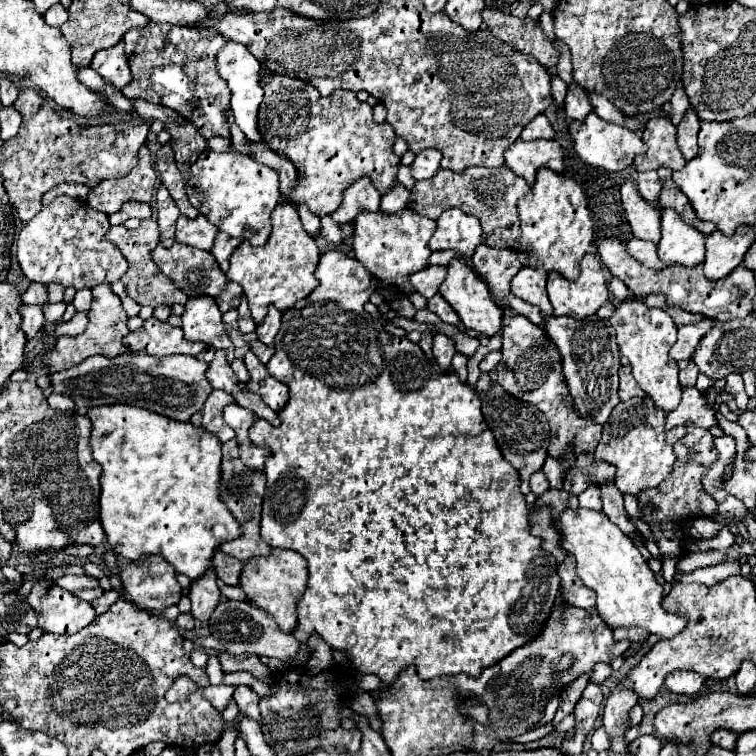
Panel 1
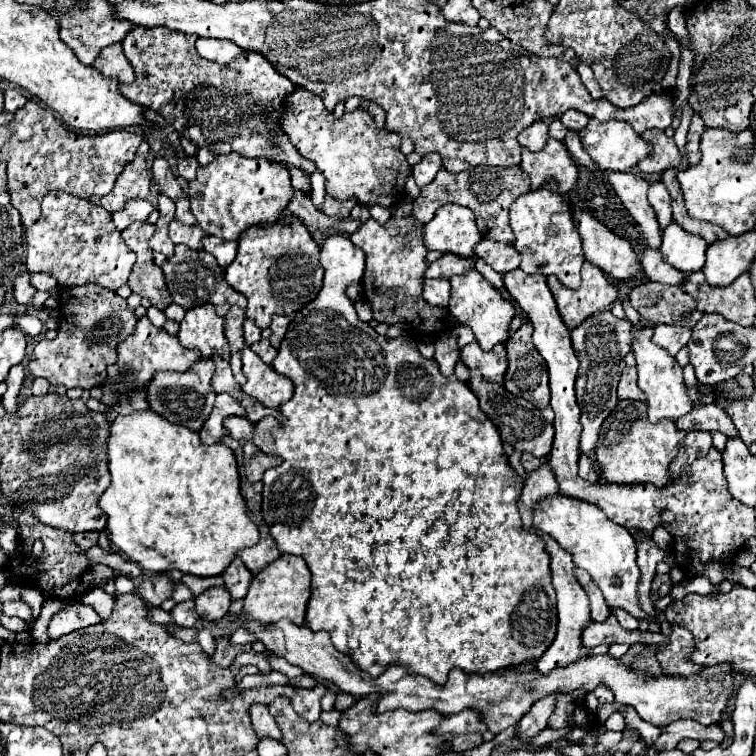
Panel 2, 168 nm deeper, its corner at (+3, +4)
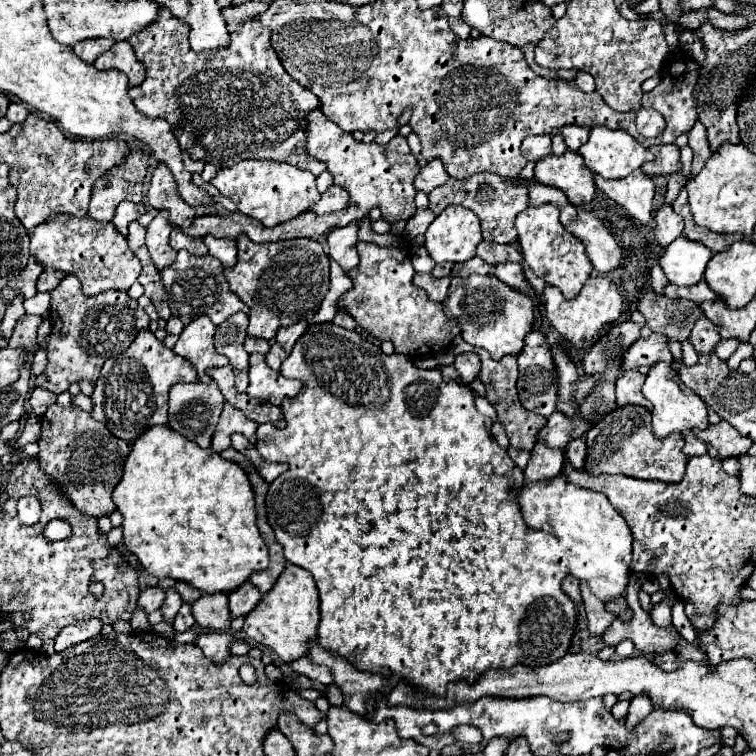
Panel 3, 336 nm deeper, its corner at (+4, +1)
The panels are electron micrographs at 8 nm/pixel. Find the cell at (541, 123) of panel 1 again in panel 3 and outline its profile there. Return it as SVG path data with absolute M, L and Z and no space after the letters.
M528 136L522 142L522 156L526 160L540 160L542 156L552 156L552 146L550 146L550 136Z

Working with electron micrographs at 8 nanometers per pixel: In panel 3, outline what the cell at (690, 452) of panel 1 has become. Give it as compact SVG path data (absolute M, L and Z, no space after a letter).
M686 432L684 438L686 438L686 446L684 446L686 454L696 454L696 456L706 454L706 444L702 440L698 440L692 432Z

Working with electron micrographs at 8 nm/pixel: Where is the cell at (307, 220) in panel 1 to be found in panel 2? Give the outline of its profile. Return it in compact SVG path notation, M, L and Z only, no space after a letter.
M199 39L195 43L195 49L201 57L215 61L219 65L229 65L231 61L235 61L235 57L239 57L239 53L243 53L233 41L217 41L217 39Z

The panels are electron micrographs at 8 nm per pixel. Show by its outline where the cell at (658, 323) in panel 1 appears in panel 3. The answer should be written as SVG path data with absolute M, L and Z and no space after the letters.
M654 364L644 382L644 396L652 402L652 432L658 438L666 438L672 432L686 432L686 430L702 430L708 428L708 410L700 396L696 396L690 388L686 388L678 380L678 372L672 370L670 364Z

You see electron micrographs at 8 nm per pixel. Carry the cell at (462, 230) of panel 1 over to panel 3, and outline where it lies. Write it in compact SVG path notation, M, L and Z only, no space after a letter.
M448 206L426 232L424 246L434 262L466 262L482 242L480 220L472 210Z

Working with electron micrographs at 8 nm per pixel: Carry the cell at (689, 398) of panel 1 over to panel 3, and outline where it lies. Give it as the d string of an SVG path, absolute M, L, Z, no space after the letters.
M724 420L718 424L710 424L706 430L694 430L694 434L696 438L706 442L708 454L716 460L738 458L752 446L752 440L748 436L742 436L732 424Z

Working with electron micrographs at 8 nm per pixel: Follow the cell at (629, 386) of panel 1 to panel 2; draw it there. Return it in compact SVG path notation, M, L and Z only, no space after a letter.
M625 367L621 381L619 381L619 399L641 399L645 401L645 393L637 387L637 369L635 367Z

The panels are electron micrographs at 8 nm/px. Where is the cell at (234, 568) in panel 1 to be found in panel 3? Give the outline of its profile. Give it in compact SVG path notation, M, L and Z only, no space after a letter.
M244 582L238 590L230 592L228 598L230 598L232 616L234 618L238 618L238 616L244 618L244 616L248 616L254 610L258 600L262 600L262 594L258 592L258 588L252 582Z

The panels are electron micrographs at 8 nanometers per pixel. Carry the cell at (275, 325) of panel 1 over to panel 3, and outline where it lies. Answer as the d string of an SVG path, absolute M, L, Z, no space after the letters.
M302 320L302 322L296 322L296 324L292 324L292 326L280 328L278 334L276 334L276 342L290 354L292 348L294 348L294 344L296 344L296 340L302 336L302 332L306 332L308 326L310 326L310 324L308 324L306 320Z

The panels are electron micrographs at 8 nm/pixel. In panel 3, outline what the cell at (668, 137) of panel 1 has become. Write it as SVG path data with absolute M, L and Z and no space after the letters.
M666 144L666 146L652 146L650 148L654 152L654 160L644 164L642 170L652 176L652 174L674 174L680 172L680 148L676 144Z

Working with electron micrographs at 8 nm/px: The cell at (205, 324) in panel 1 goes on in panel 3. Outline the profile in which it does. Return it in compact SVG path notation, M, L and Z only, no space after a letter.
M200 316L184 328L184 332L178 336L178 342L174 346L174 352L186 358L196 368L198 380L204 384L210 382L206 370L214 366L214 358L216 358L214 330L216 326L212 324L212 320L208 316Z

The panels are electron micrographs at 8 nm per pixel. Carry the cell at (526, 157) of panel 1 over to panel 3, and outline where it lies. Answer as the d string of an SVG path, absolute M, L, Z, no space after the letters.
M576 152L542 158L536 166L536 180L562 190L574 206L582 206L596 198L594 172L586 168L582 156Z

